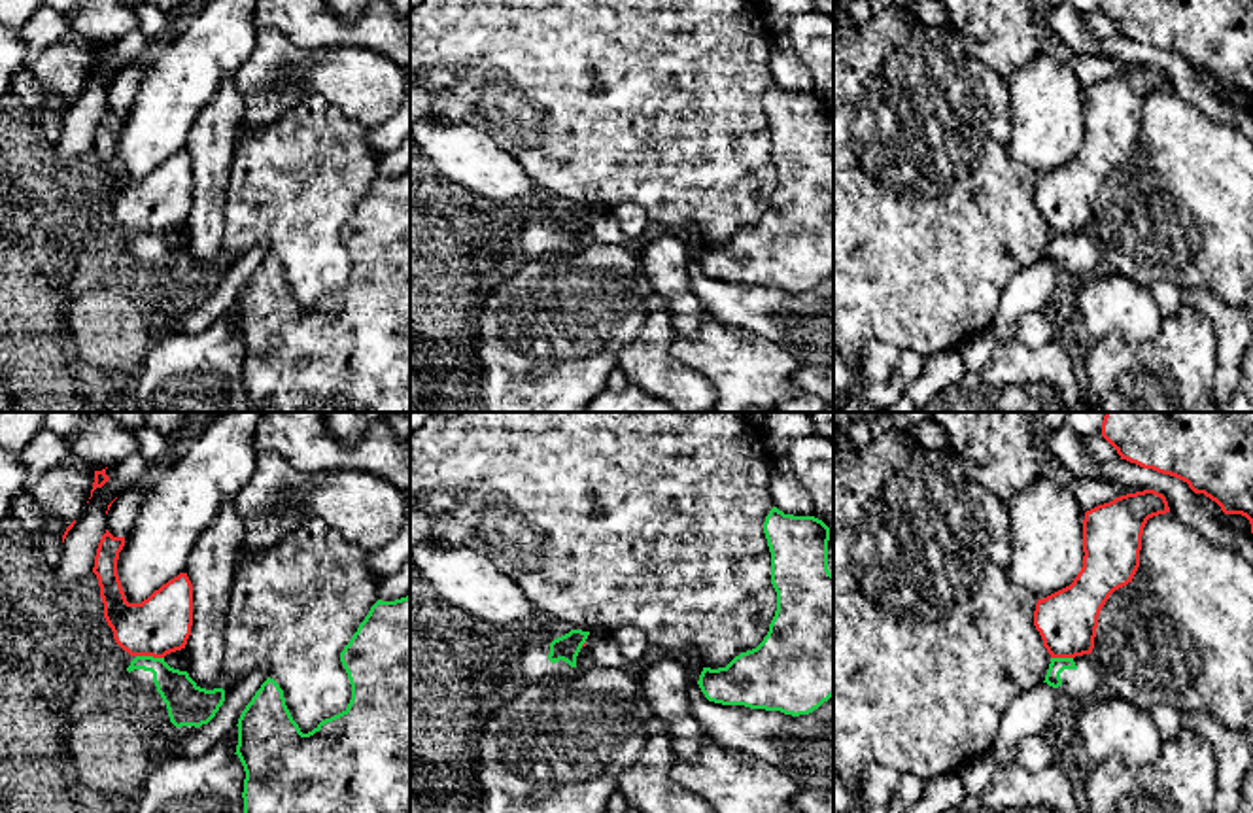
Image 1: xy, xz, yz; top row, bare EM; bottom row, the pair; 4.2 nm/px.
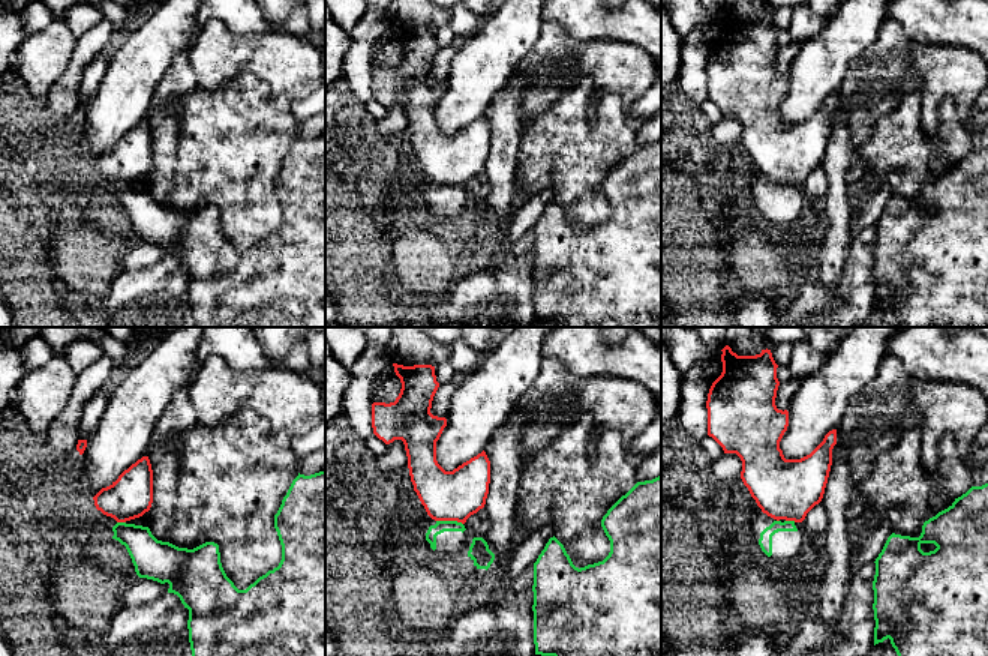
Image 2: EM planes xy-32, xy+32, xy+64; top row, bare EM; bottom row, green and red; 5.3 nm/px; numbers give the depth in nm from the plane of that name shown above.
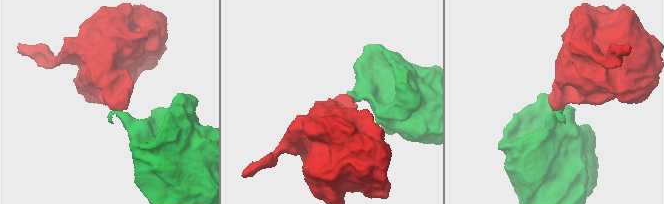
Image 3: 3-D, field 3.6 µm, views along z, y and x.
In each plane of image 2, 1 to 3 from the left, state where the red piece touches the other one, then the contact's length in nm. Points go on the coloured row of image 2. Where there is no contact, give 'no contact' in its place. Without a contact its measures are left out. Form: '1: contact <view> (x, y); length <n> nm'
1: contact xy-32 (122, 523); length 50 nm
2: contact xy+32 (450, 521); length 150 nm
3: contact xy+64 (790, 521); length 60 nm

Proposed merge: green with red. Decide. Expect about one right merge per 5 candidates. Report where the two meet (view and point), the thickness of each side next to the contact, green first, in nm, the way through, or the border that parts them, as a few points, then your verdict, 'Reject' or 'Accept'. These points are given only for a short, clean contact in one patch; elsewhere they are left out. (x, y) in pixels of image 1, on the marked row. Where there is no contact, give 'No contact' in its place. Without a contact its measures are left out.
Touches green at xy (150, 657). Thickness 170 nm (green) against 260 nm. Reject

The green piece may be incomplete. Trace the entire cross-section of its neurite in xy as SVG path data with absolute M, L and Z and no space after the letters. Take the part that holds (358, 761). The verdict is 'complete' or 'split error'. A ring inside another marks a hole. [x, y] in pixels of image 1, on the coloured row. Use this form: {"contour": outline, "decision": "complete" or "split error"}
{"contour": "M410 596L378 599L340 662L352 684L348 707L302 734L283 690L266 679L238 718L244 813L410 813Z", "decision": "complete"}

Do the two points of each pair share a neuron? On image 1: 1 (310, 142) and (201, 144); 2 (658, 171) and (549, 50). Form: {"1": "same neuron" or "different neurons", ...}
{"1": "different neurons", "2": "same neuron"}

